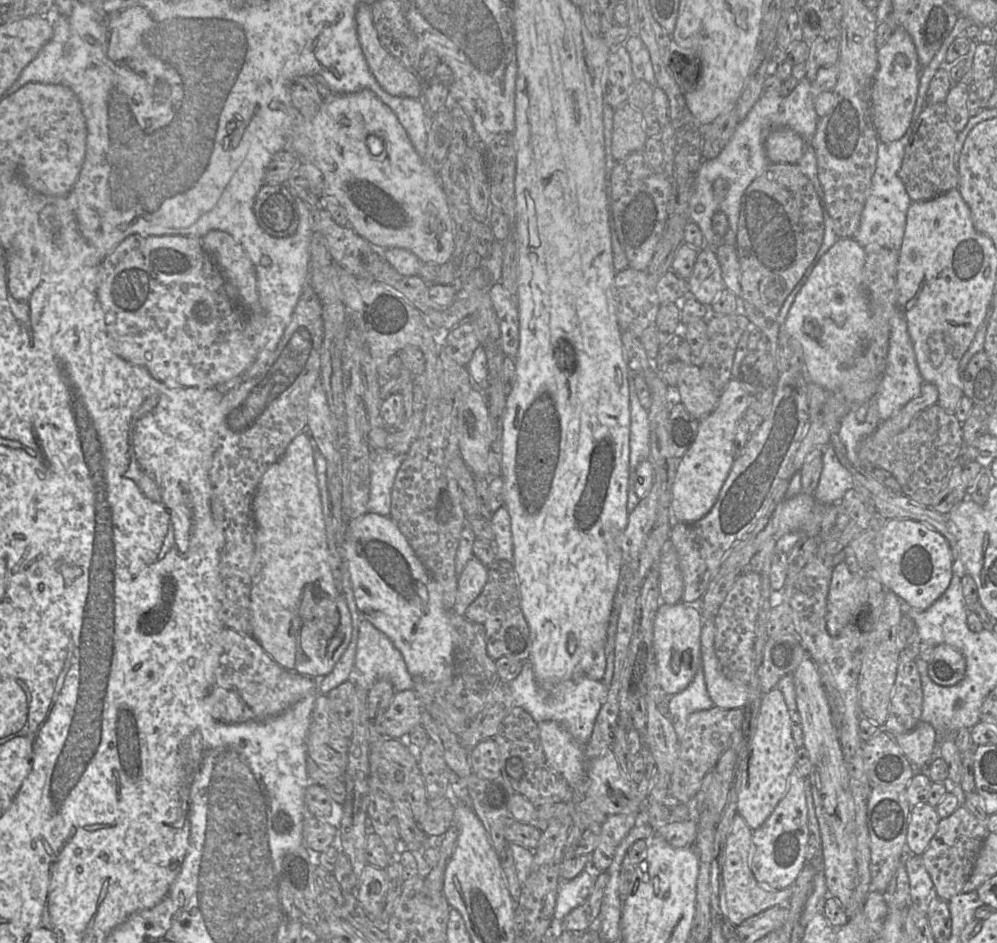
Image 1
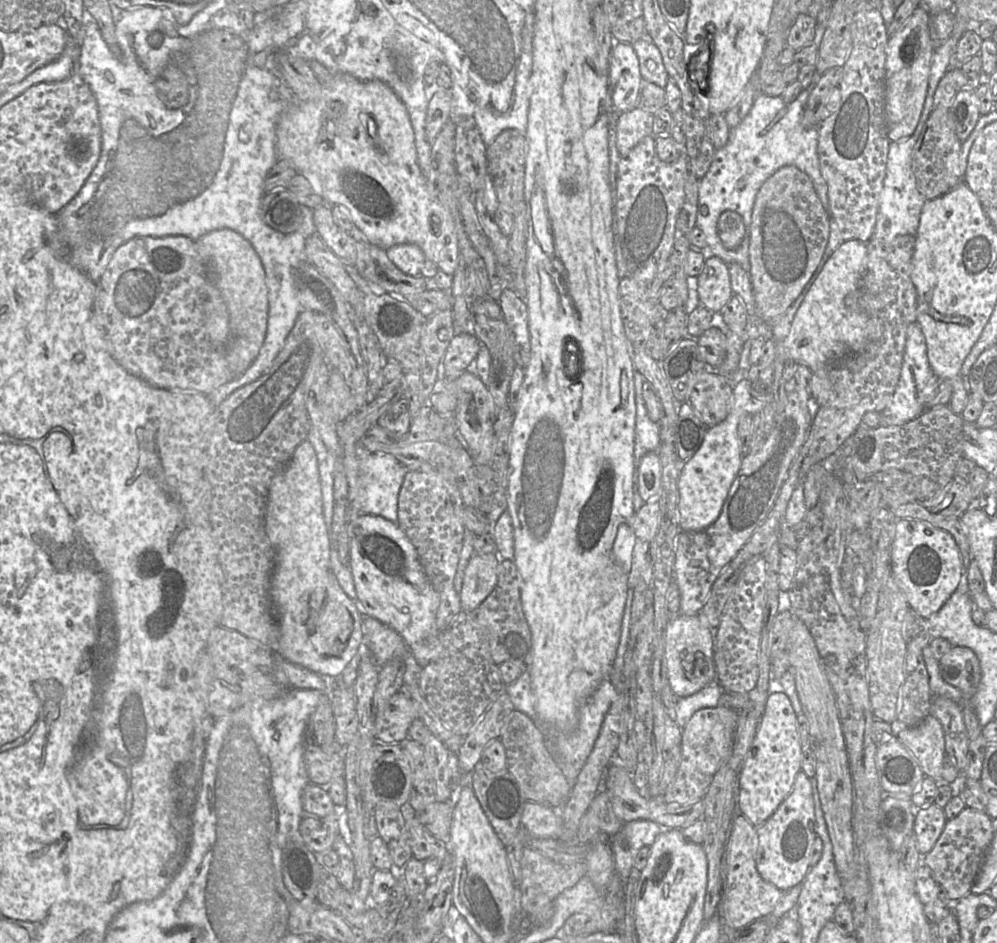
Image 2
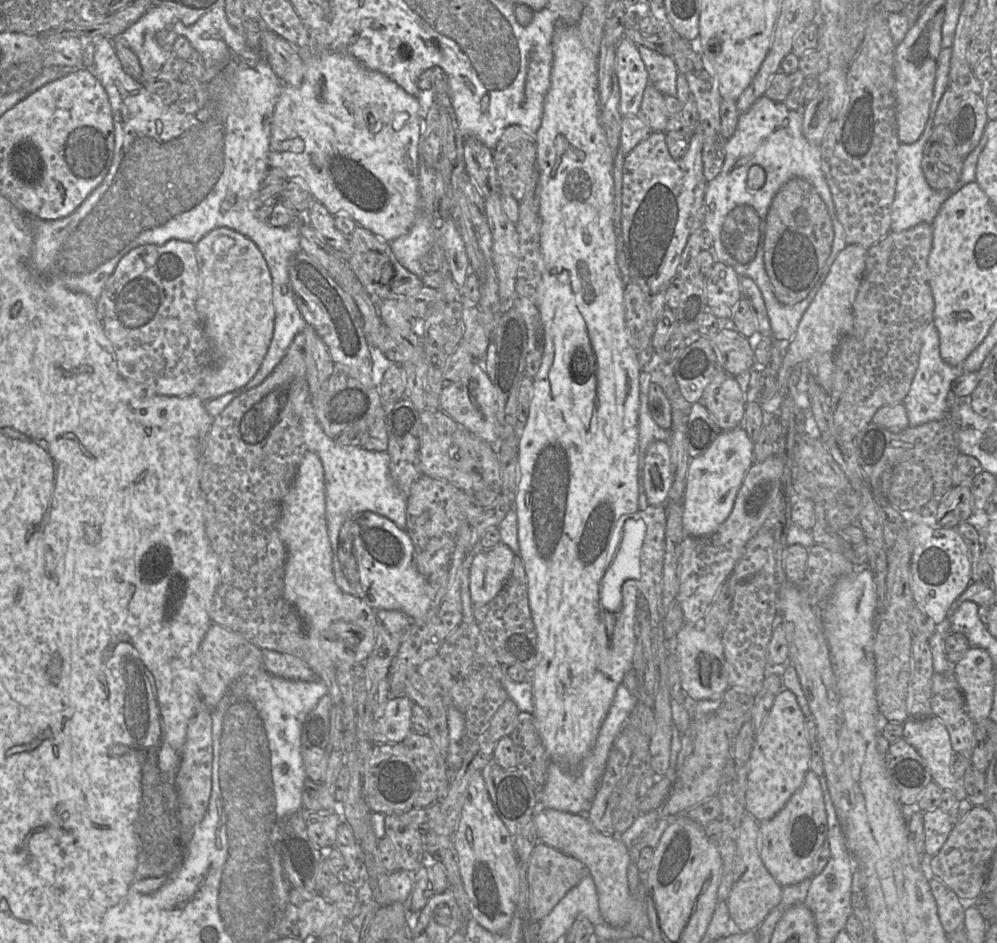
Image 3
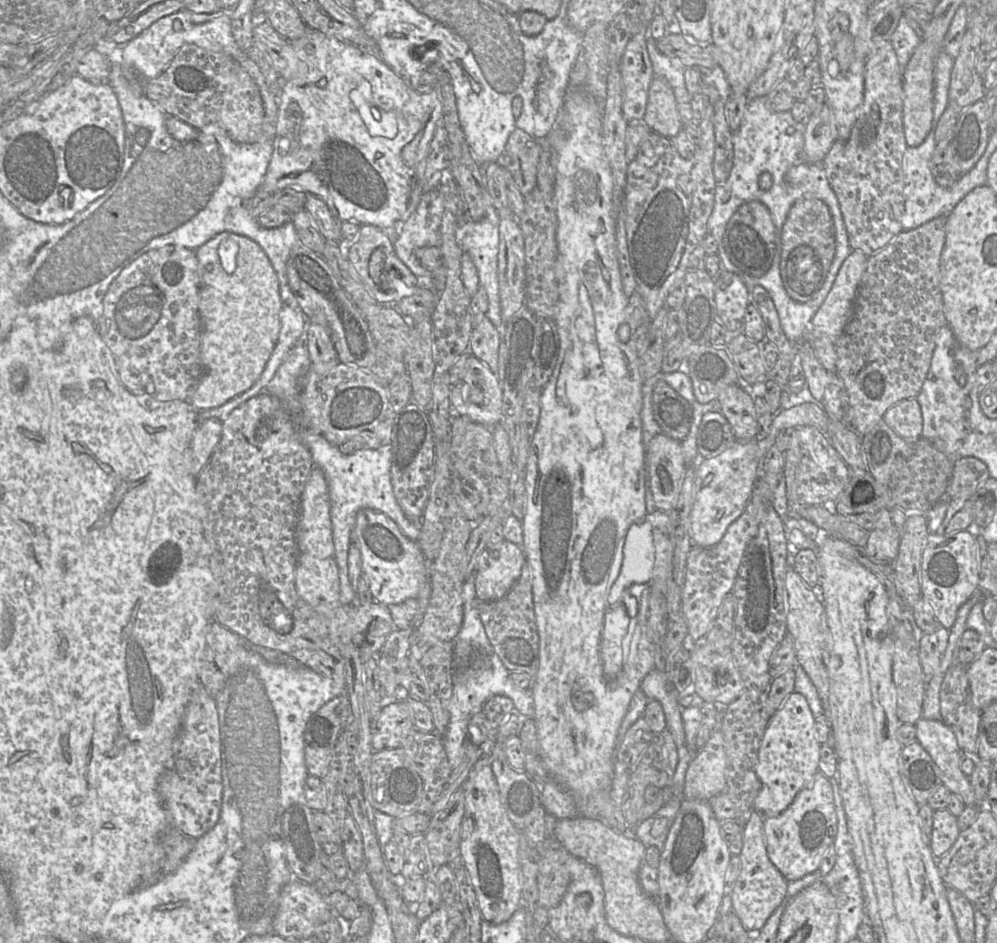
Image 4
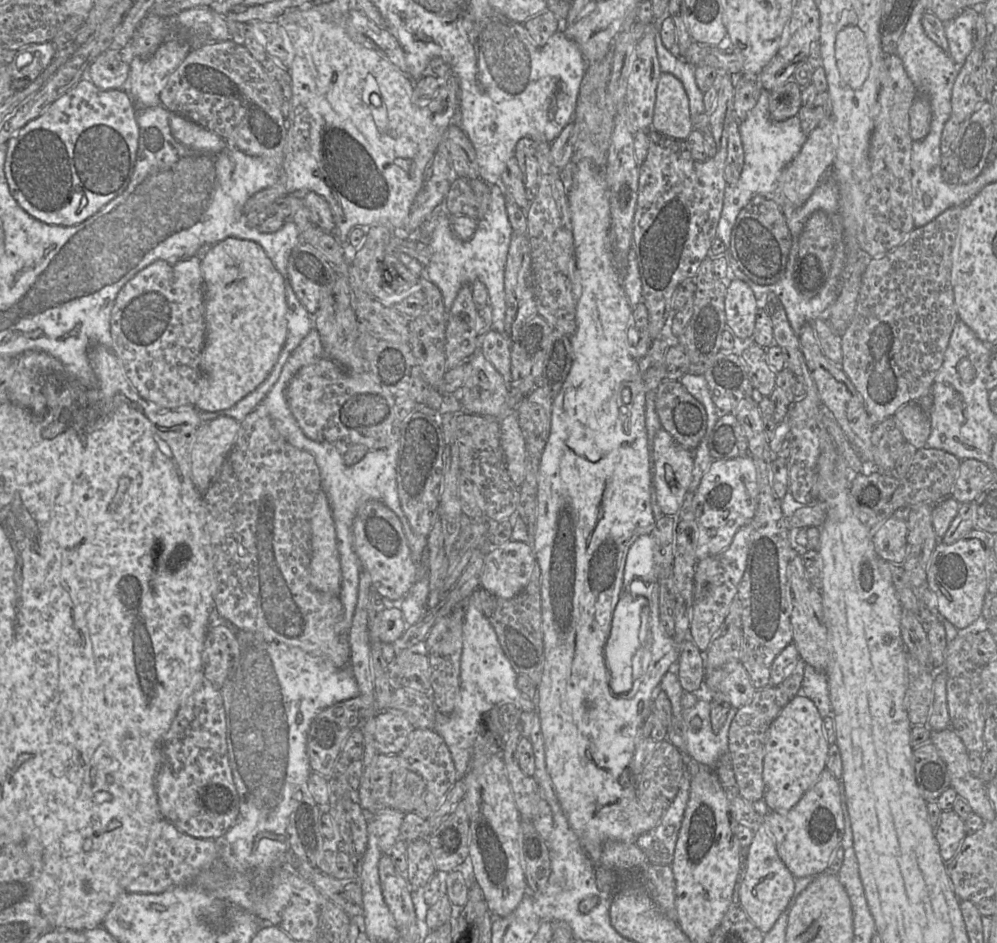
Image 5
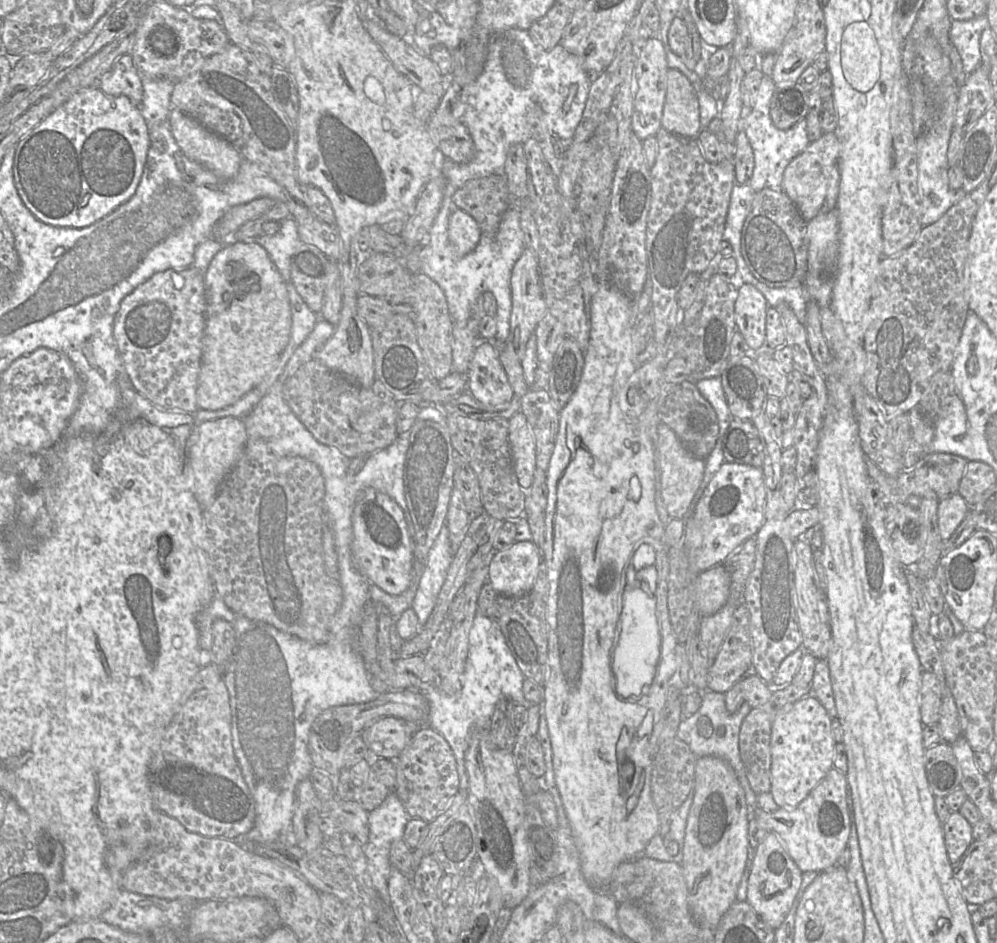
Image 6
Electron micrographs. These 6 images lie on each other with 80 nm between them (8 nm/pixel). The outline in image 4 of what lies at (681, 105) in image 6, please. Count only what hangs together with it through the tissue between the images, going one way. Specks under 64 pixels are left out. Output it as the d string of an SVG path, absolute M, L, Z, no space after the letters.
M654 78L648 94L644 123L660 135L675 137L683 128L671 85L662 78Z

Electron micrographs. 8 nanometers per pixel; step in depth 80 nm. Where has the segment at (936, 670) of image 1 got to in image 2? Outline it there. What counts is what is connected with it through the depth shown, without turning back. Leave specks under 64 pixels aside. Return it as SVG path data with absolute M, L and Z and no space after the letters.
M953 646L939 659L942 679L966 695L972 695L981 679L977 655L967 647Z

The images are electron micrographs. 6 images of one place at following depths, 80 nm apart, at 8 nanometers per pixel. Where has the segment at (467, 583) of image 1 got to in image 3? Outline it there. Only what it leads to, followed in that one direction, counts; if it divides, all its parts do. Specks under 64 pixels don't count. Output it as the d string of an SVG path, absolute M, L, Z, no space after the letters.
M502 542L491 549L478 549L475 552L469 567L469 588L475 607L487 604L503 589L512 573L515 557L513 551Z

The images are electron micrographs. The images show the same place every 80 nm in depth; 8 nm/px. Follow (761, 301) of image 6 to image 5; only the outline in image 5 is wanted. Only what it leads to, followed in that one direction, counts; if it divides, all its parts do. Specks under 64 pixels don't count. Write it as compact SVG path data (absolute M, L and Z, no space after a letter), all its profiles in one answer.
M742 280L727 283L725 314L727 327L740 339L750 339L755 329L758 306L752 289Z

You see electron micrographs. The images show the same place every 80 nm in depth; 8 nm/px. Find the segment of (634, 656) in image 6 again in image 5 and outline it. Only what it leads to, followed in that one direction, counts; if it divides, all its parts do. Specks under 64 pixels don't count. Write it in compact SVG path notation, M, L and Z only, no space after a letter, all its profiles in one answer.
M623 589L621 598L614 609L611 632L604 647L604 658L607 668L616 678L617 684L614 693L620 696L627 694L633 686L632 661L635 652L640 646L639 632L641 626L641 612L648 606L648 599L630 593Z

